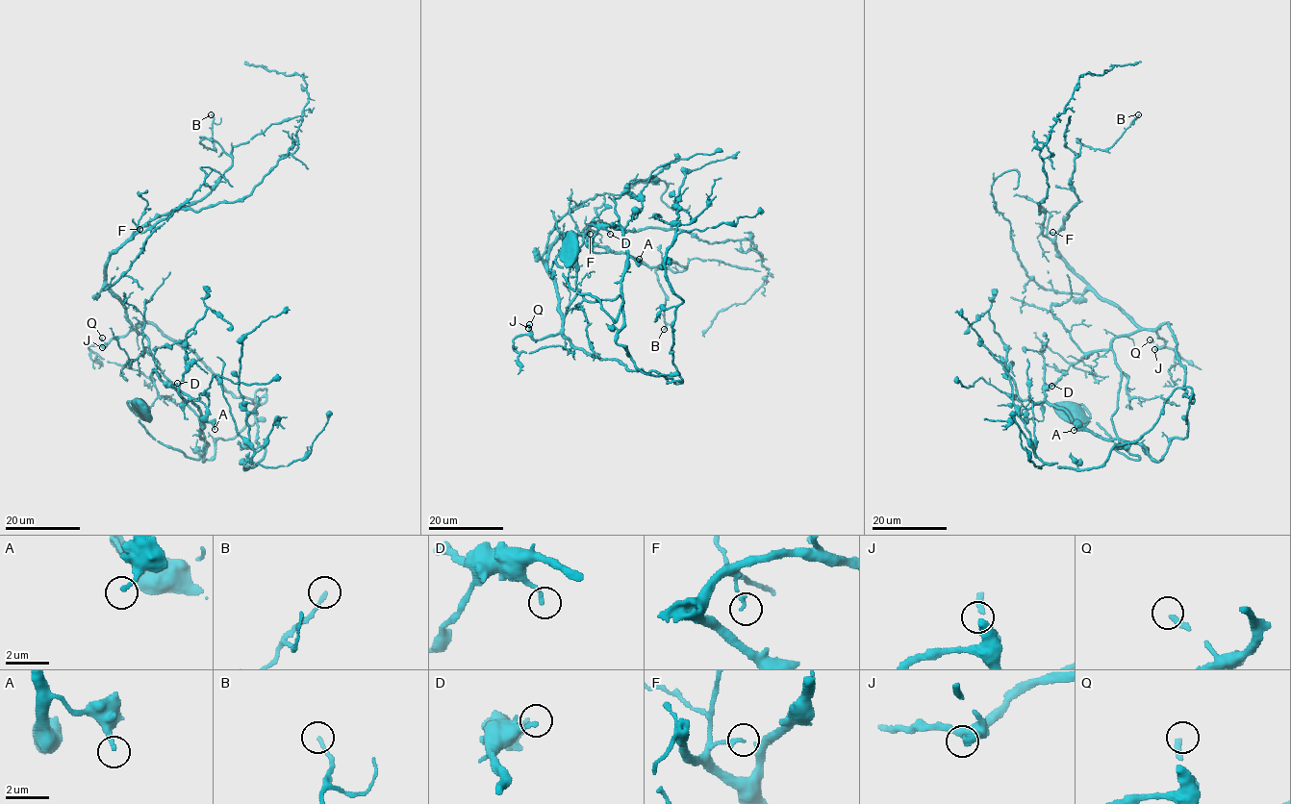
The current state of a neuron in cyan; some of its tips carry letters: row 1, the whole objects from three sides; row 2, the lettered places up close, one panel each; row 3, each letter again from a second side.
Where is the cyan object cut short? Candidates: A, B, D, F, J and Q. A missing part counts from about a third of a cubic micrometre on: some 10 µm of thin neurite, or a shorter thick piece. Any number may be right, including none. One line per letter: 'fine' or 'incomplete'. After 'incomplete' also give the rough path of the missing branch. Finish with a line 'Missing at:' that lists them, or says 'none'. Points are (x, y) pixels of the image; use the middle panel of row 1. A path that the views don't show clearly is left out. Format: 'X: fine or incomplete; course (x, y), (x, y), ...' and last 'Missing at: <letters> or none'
A: fine
B: fine
D: fine
F: fine
J: incomplete; course (528, 328), (519, 318), (509, 282), (536, 258), (547, 241)
Q: incomplete; course (529, 324), (517, 299)
Missing at: J, Q

